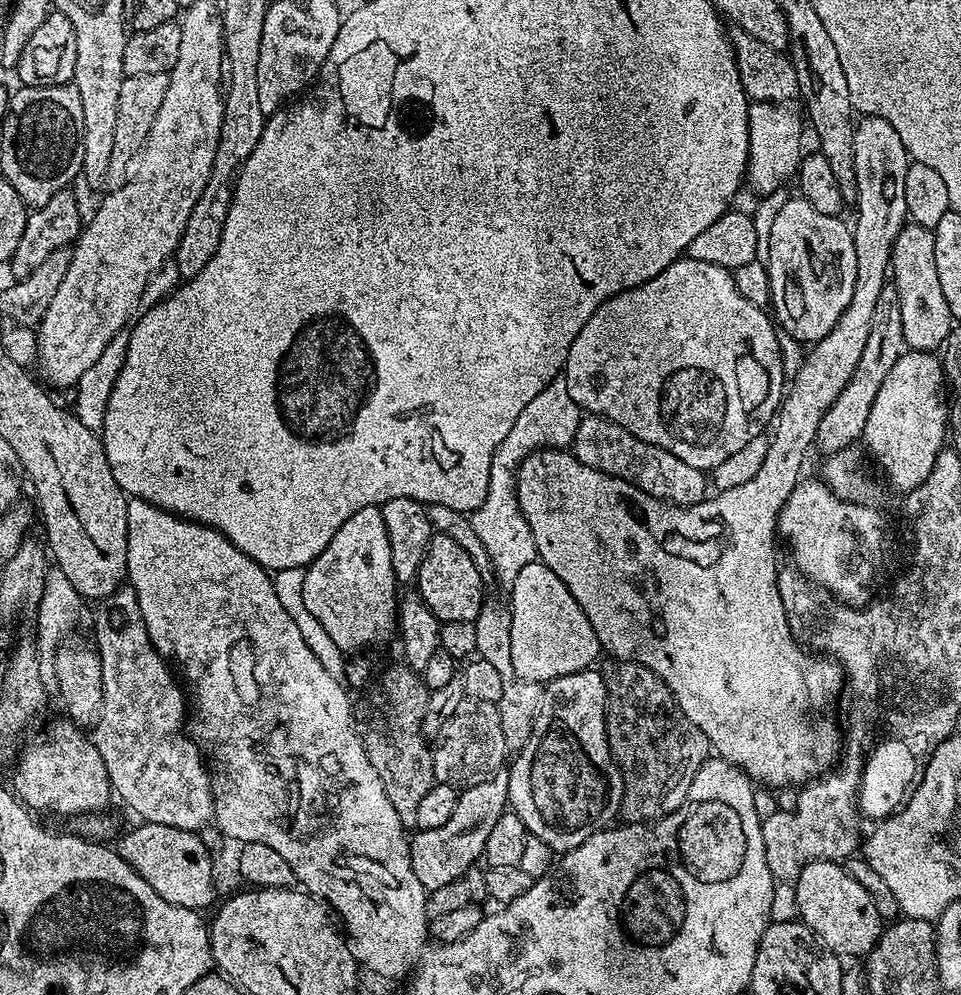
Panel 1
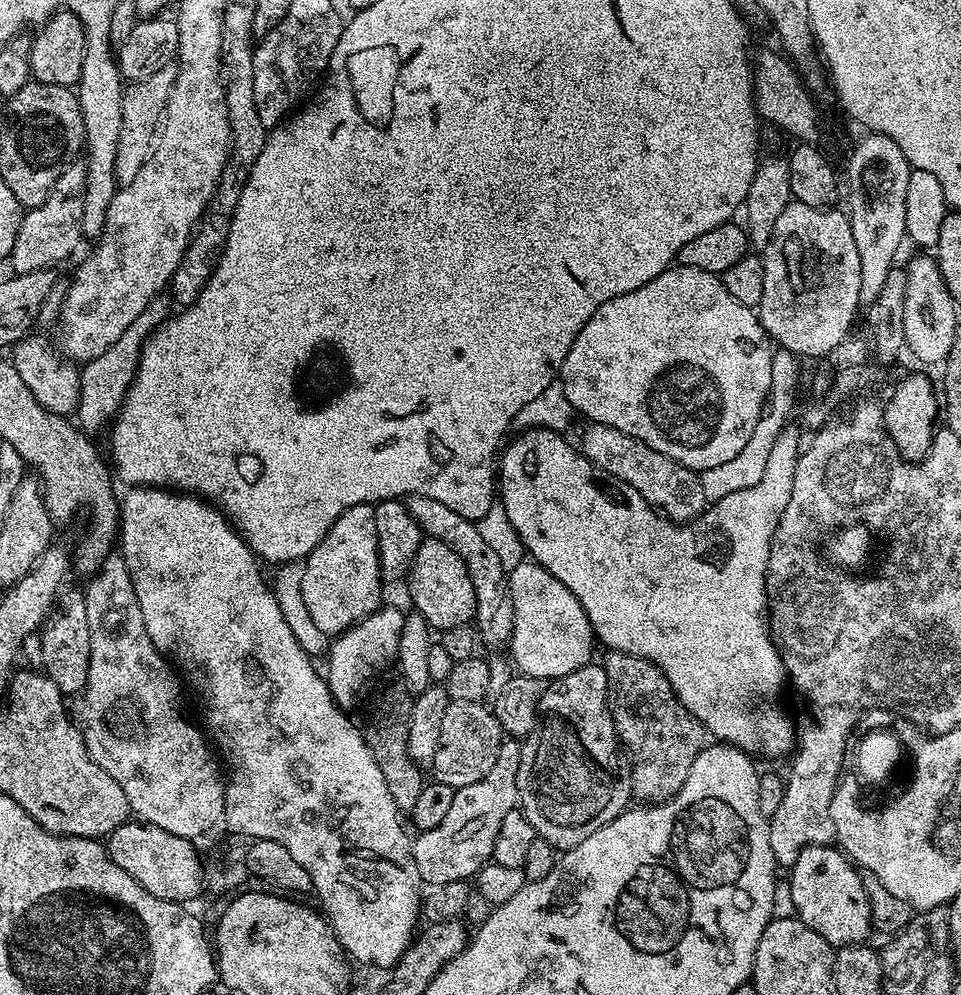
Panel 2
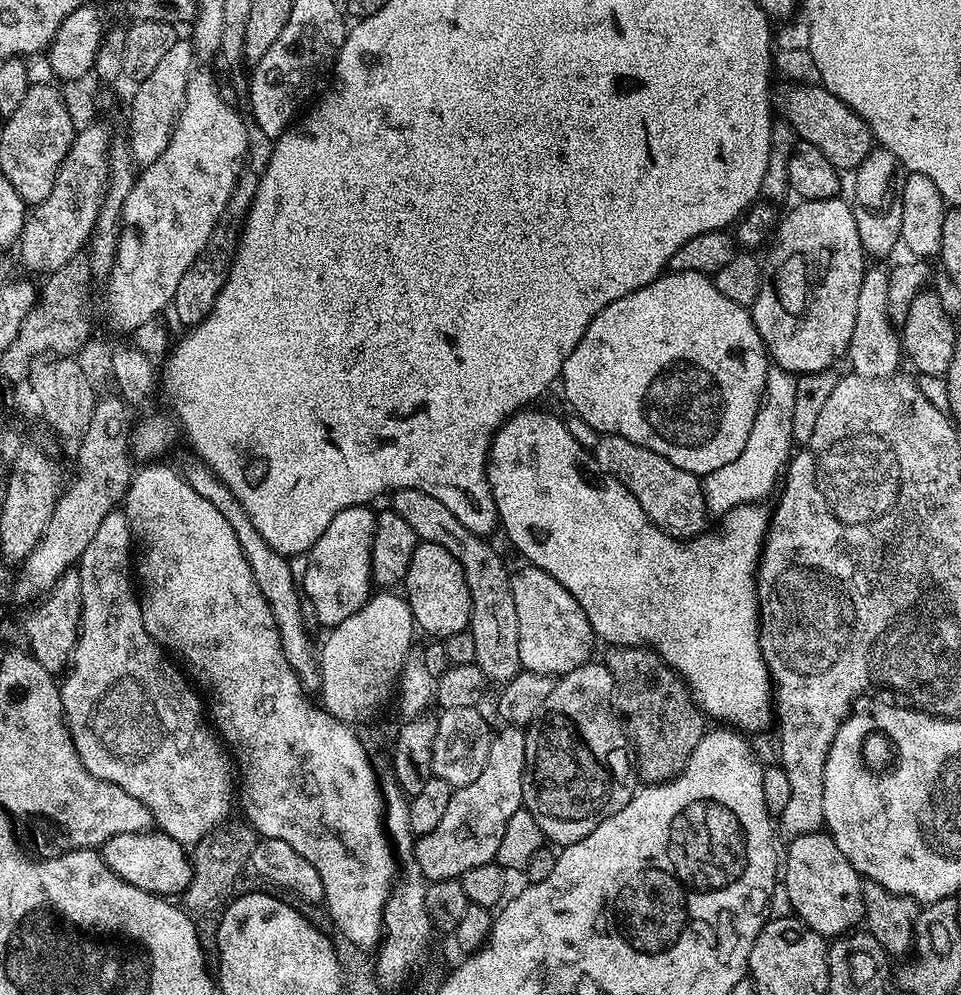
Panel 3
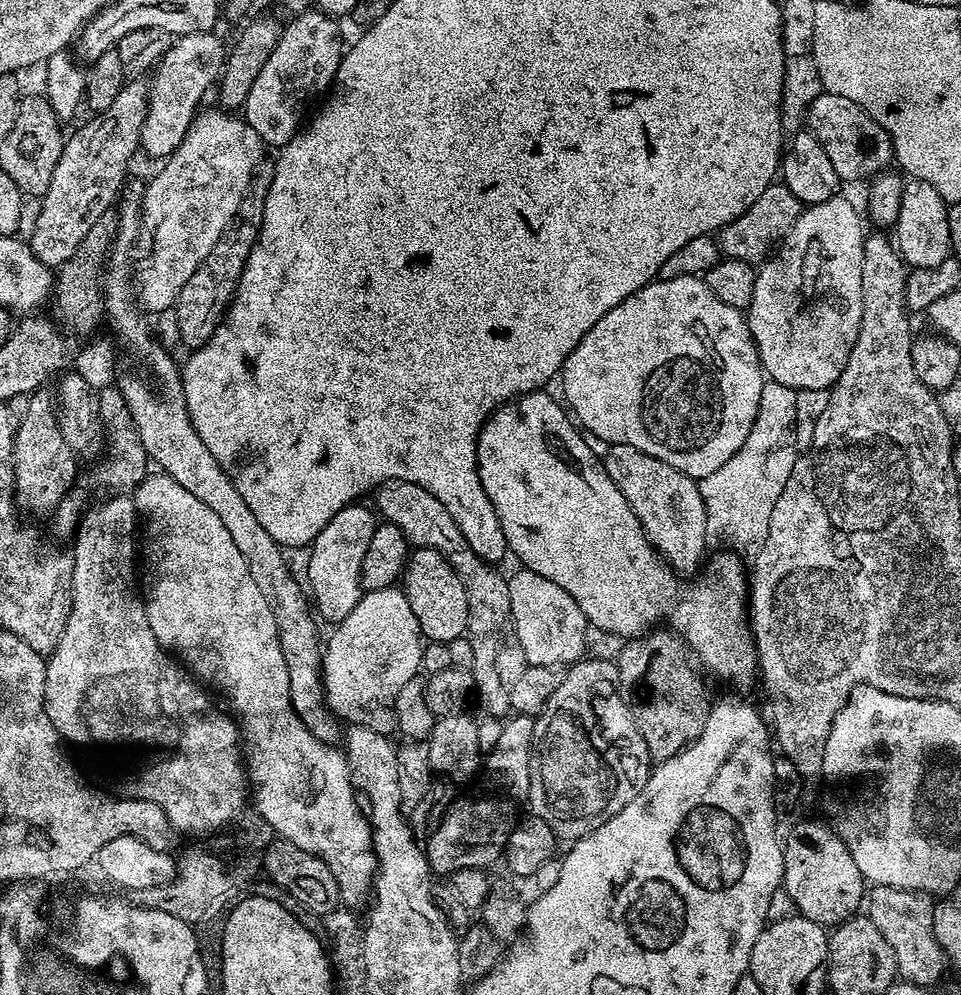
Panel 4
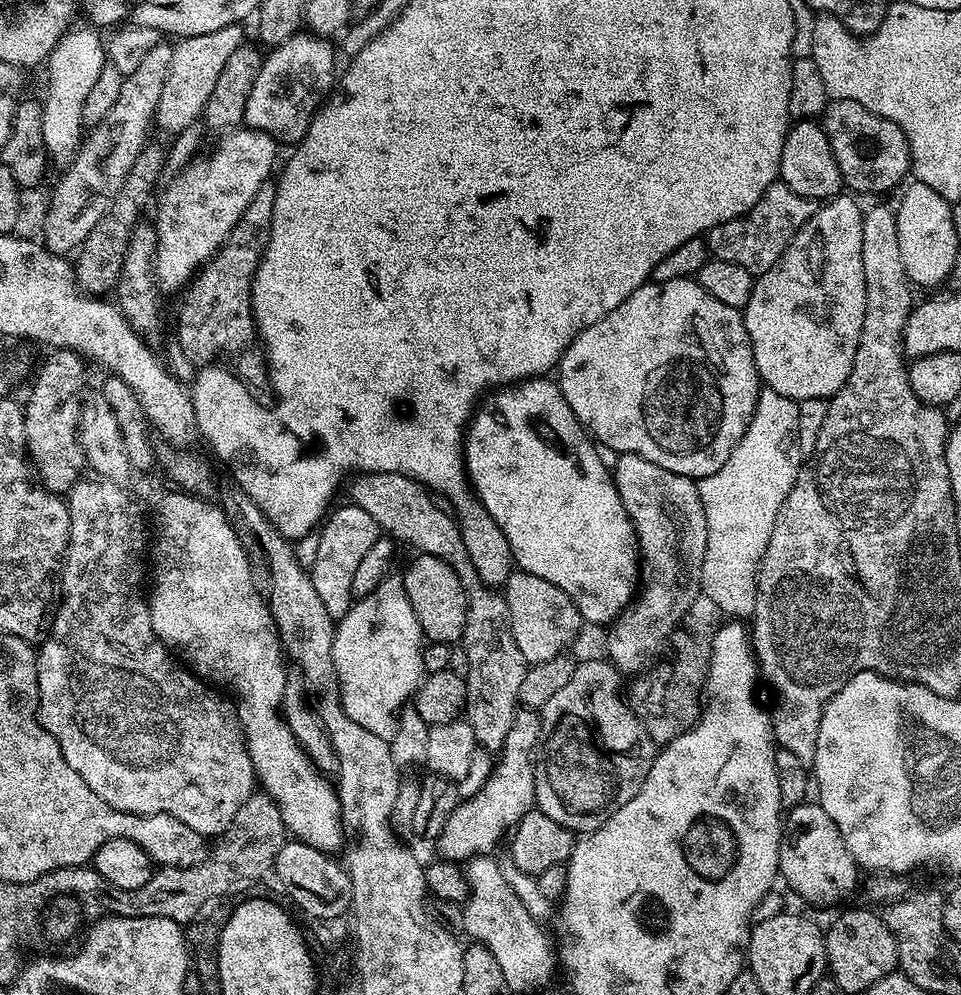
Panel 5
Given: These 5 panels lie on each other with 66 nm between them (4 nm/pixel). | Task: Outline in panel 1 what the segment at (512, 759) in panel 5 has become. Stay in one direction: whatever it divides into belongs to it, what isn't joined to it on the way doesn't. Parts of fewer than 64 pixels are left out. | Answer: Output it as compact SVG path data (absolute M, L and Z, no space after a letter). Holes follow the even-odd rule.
M497 774L488 781L463 789L457 795L454 814L446 822L446 826L438 826L434 830L417 831L410 840L410 858L414 874L418 874L418 882L428 892L438 890L438 886L446 886L446 882L461 879L468 868L475 865L483 857L486 838L490 838L490 829L496 817L506 811L508 802L508 777Z

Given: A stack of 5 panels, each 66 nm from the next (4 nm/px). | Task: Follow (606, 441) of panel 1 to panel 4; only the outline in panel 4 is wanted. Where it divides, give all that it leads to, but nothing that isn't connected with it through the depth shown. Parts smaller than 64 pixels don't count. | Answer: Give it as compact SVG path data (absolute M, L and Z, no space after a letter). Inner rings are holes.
M611 445L602 459L606 474L610 474L614 486L622 490L648 540L667 560L668 567L677 574L695 573L696 563L705 559L704 547L710 544L706 530L706 506L702 502L699 483L682 474L682 470L642 450L634 450L634 446Z

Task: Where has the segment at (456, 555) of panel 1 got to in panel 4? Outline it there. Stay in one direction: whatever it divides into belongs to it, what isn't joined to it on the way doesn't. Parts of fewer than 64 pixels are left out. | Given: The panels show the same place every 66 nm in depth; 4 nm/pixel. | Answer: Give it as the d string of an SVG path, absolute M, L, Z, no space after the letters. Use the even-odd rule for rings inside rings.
M416 548L408 557L408 563L402 577L402 591L408 599L408 610L411 619L420 628L420 635L425 641L433 644L449 644L452 639L465 635L468 631L468 595L462 578L452 568L452 563L438 550Z

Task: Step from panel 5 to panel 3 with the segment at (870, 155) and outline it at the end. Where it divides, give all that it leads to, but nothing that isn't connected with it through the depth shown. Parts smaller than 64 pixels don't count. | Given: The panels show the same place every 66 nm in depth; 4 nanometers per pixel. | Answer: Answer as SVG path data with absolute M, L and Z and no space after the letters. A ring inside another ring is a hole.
M821 83L801 84L789 87L784 96L783 119L793 126L797 137L810 146L818 146L826 158L838 169L855 170L867 158L874 147L870 126L842 98L830 94Z

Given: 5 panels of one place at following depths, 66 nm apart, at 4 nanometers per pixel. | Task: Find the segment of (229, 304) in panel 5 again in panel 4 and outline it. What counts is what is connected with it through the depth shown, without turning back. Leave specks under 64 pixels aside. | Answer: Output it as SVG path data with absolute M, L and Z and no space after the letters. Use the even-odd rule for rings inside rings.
M275 159L261 160L246 190L246 198L242 198L242 206L238 206L236 219L230 222L222 238L214 242L214 250L206 254L206 262L202 262L202 266L194 270L190 282L186 282L186 286L182 286L182 294L178 294L174 307L178 316L179 333L182 334L185 346L190 350L200 348L215 334L216 327L228 311L232 295L235 294L238 282L242 278L242 270L250 258L250 250L260 239L260 227L266 210L266 194L270 190L275 169Z

